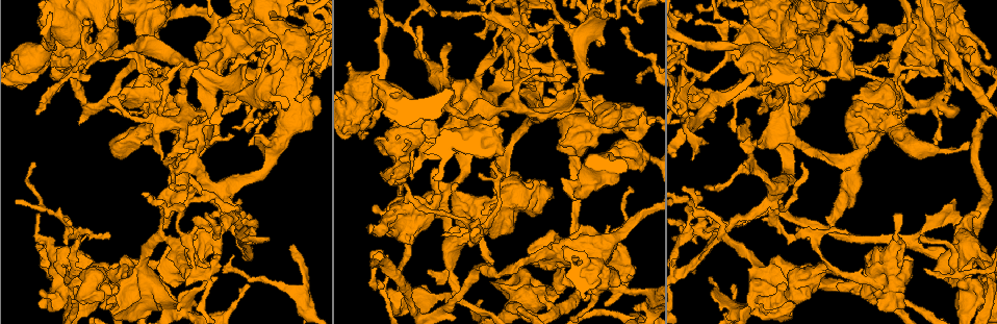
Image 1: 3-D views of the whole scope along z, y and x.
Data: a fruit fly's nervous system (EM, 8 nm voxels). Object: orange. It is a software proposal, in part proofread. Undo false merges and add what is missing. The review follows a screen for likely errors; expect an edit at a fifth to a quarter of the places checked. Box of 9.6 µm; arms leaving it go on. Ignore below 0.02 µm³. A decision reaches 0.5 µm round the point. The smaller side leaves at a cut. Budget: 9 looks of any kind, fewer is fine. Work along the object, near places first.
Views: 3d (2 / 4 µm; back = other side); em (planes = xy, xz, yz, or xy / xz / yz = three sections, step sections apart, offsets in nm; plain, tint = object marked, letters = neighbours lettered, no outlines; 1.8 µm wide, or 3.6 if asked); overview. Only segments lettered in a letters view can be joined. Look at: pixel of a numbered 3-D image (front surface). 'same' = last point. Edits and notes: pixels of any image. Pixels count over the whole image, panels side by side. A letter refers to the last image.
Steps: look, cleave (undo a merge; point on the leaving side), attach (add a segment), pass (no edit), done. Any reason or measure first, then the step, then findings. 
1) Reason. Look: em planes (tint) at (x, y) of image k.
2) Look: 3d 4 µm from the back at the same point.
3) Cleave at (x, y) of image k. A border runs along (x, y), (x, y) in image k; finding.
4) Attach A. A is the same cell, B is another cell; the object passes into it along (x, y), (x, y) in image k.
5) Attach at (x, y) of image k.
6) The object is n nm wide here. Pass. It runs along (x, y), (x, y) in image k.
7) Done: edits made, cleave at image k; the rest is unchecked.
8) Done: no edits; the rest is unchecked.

Arms part here. Look: 3d 4 µm at (167, 210) of image 1.

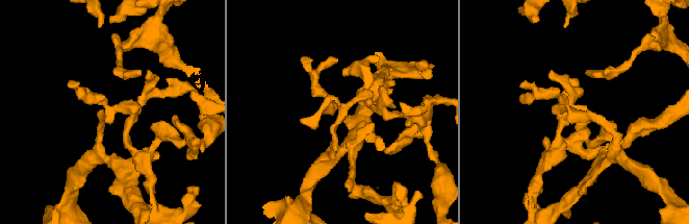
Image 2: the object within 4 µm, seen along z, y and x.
Look: em planes (tint) at (114, 111) of image 2.

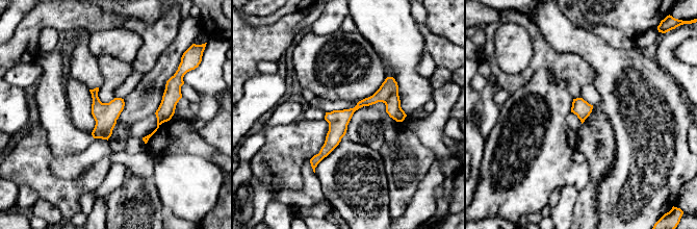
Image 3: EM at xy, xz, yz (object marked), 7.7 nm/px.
Look: em planes (letters) at the same point.

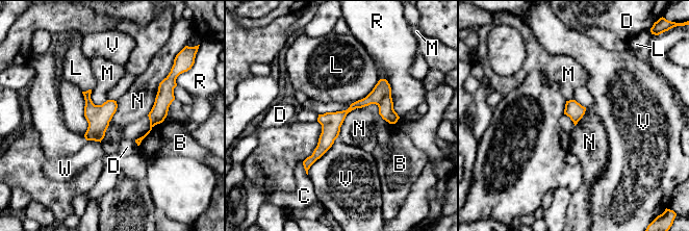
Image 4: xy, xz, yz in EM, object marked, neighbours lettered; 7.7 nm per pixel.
Pass. B, C, D, L, M, N, R, V and W are other cells; it runs along (383, 81), (331, 126), (306, 165) in image 4; one neuron here.

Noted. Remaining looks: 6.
An open end. Look: em yz step 16 (letters) at (375, 139) of image 1.

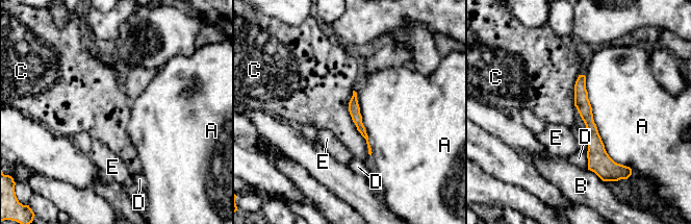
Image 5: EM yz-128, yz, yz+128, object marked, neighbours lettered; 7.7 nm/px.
Look: em planes (letters) at the same point.

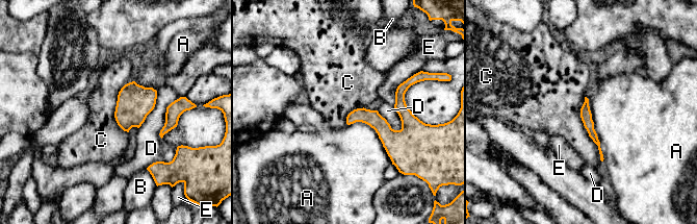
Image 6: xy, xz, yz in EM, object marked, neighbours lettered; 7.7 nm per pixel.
Pass. A, B, C, D and E are other cells; a border runs along (585, 96), (581, 120), (601, 160) in image 6; none of them fits.

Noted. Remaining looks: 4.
Arms part here. Look: em yz step 16 (letters) at (623, 279) of image 1.

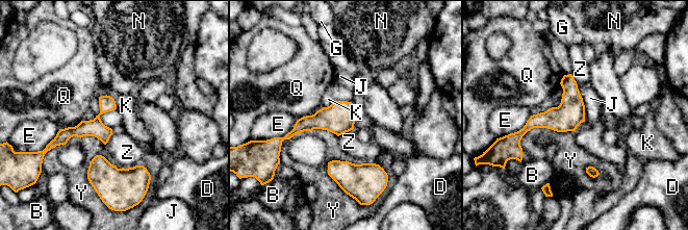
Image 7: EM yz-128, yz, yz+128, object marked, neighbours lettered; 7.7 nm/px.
Pass. B, D, E, G, J, K, N, Q, Y and Z are other cells; it runs along (569, 77), (569, 101), (521, 132) in image 7; all the same neuron.

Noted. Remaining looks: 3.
Abrupt turn. Look: em planes (plain) at (505, 170) of image 1.

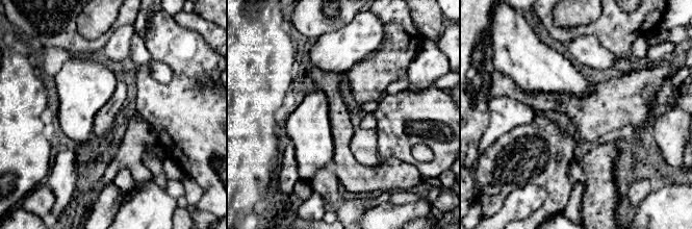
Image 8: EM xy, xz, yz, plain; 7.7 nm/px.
Look: em planes (letters) at the same point.

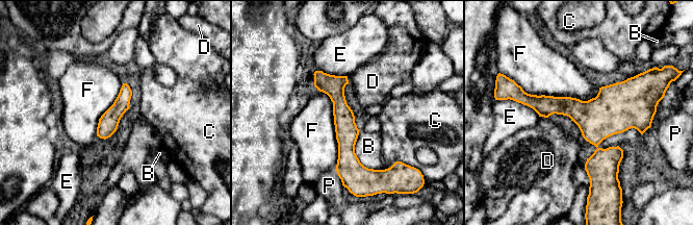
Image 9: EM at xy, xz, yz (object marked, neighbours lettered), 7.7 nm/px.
Pass. B, C, D, E, F and P are other cells; a border runs along (516, 83), (582, 100), (599, 91) in image 9; continuous, no second neuron.

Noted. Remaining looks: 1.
Done: no edits; the rest is unchecked.

